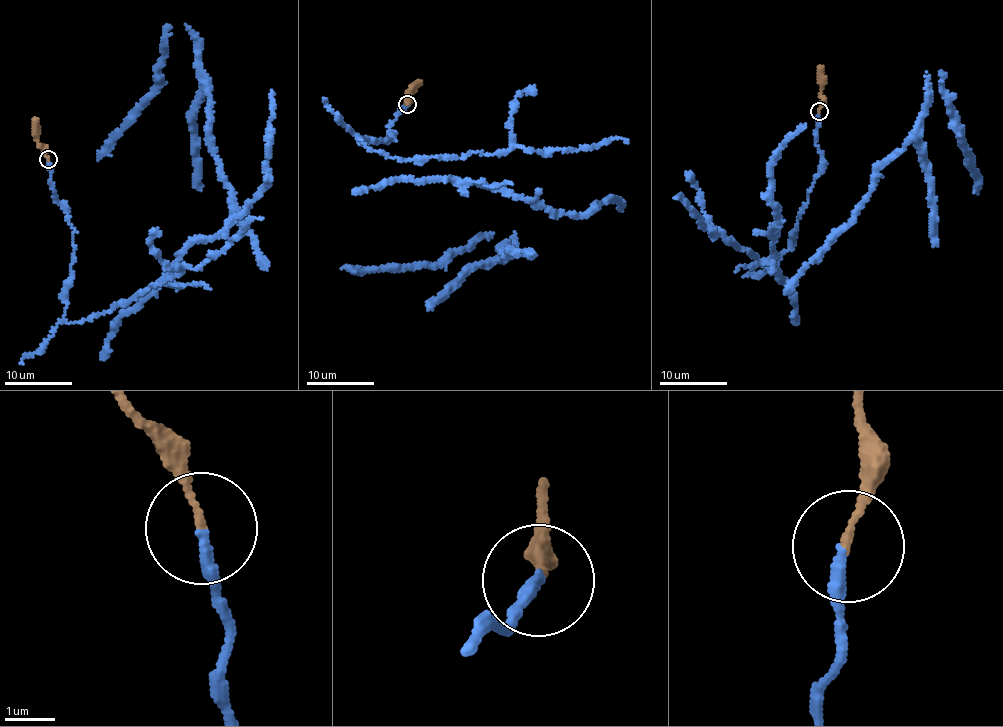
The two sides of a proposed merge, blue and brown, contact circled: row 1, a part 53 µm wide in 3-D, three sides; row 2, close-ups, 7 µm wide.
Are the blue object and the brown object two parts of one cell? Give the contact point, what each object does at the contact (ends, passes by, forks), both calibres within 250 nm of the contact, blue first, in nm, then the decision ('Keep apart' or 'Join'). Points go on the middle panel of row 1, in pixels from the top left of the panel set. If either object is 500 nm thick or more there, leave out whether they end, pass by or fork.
Place: (407, 104). At the ring blue ends. At the ring brown ends. Thickness 220 nm (blue) against 150 nm. Join

